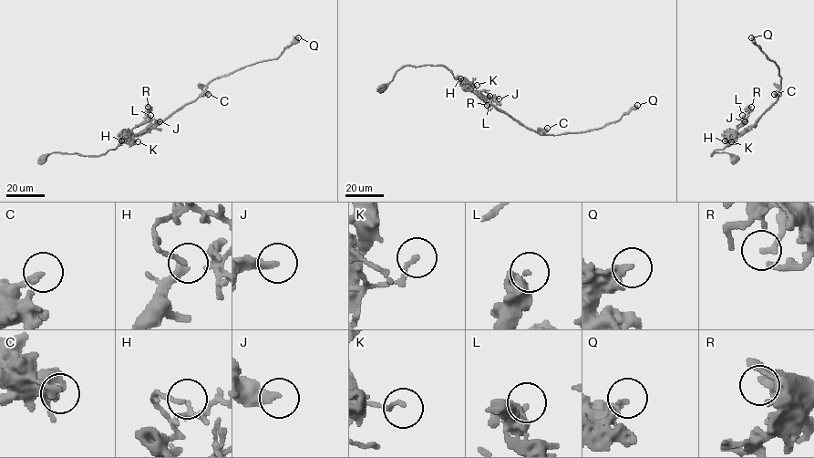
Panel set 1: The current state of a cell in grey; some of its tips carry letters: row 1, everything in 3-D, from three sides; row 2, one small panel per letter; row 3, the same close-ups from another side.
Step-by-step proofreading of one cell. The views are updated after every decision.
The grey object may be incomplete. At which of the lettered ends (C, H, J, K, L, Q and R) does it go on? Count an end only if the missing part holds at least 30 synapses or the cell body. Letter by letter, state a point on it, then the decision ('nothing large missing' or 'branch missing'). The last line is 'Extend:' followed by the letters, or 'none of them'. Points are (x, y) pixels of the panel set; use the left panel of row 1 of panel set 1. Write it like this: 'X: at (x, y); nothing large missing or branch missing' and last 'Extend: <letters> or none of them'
C: at (208, 94); nothing large missing
H: at (121, 140); nothing large missing
J: at (159, 121); nothing large missing
K: at (138, 141); nothing large missing
L: at (150, 115); nothing large missing
Q: at (298, 37); nothing large missing
R: at (148, 107); nothing large missing
Extend: none of them

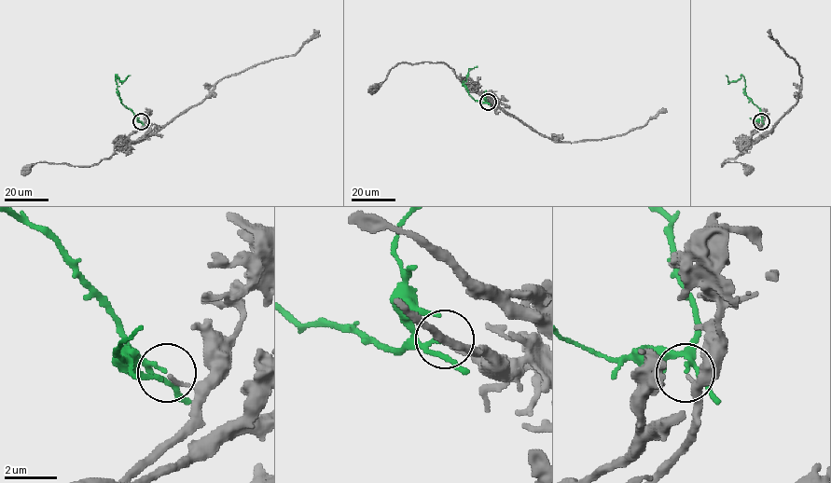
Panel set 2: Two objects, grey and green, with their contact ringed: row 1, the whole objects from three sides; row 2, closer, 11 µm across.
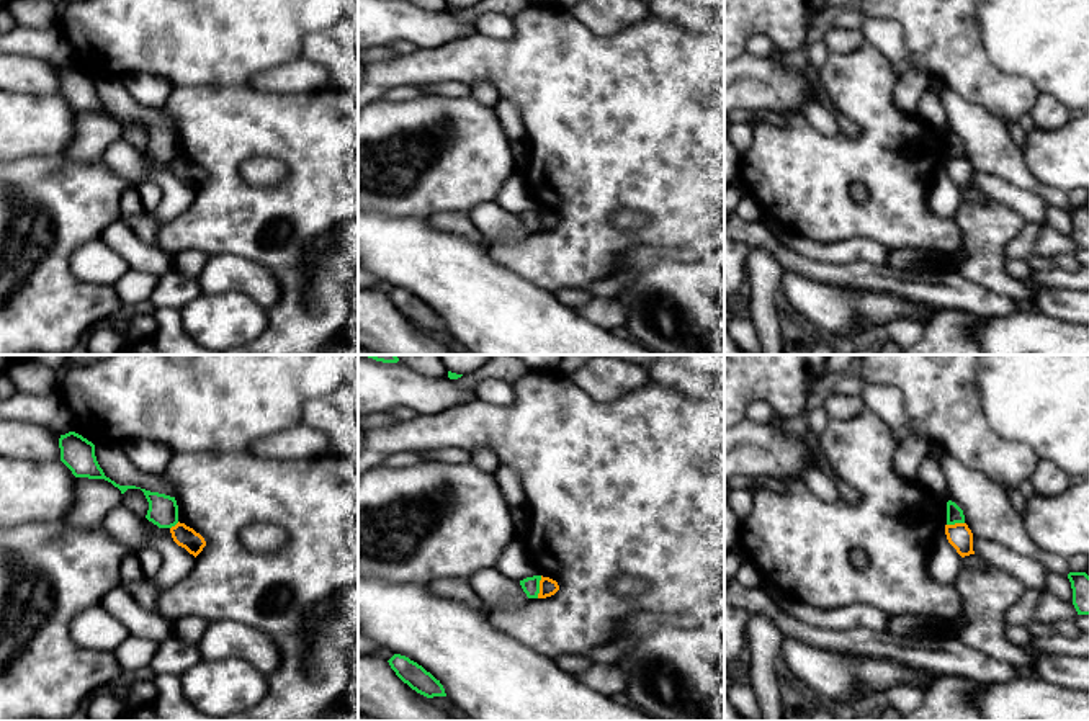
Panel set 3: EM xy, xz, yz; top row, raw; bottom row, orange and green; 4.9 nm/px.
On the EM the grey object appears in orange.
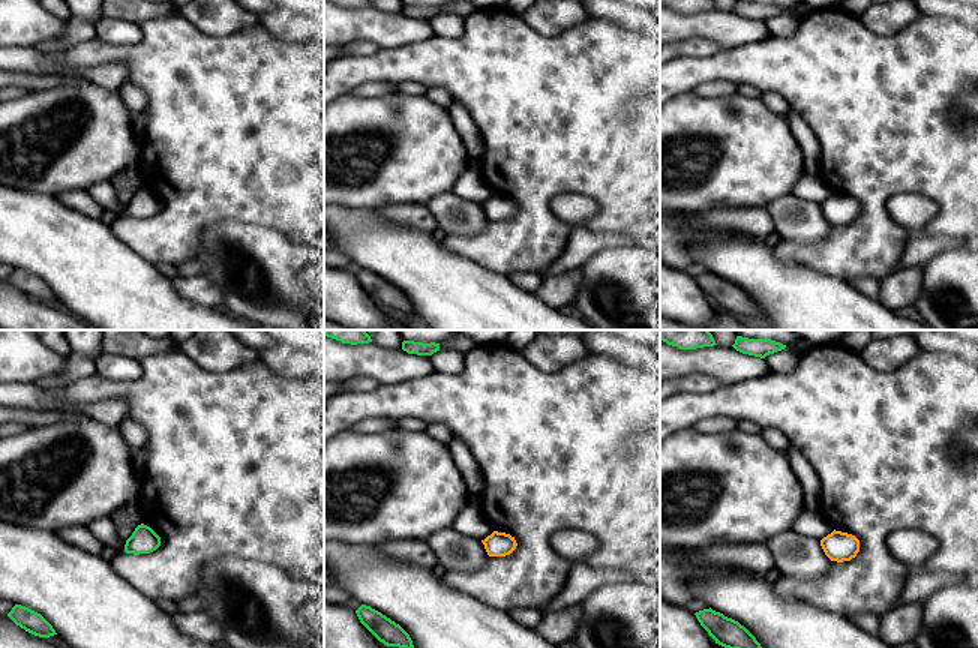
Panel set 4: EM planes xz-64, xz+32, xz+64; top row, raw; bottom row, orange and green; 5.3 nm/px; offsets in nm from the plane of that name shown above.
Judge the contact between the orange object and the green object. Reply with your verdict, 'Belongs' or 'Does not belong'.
Does not belong

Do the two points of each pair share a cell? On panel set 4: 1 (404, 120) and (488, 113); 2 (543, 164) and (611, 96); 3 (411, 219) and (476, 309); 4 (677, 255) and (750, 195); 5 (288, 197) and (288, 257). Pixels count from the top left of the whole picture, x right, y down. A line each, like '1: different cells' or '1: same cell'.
1: different cells
2: same cell
3: different cells
4: different cells
5: different cells

